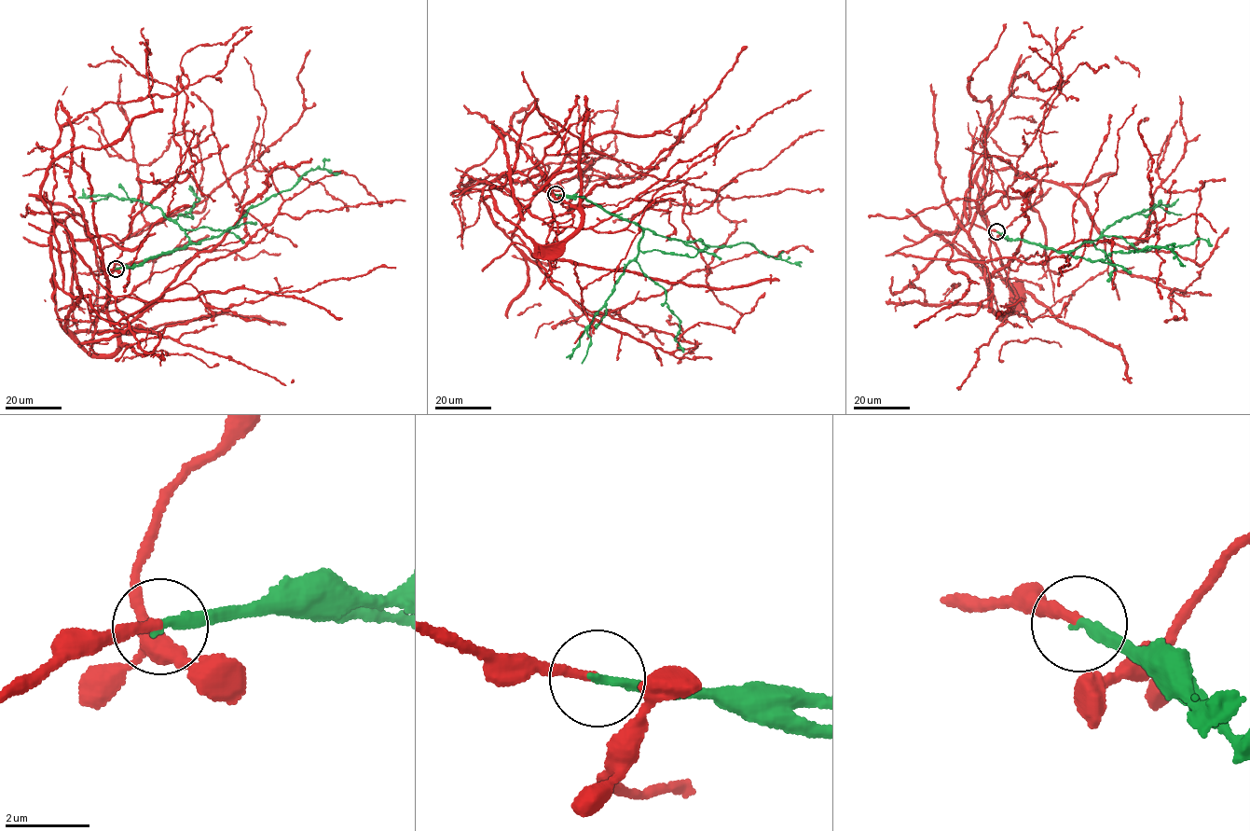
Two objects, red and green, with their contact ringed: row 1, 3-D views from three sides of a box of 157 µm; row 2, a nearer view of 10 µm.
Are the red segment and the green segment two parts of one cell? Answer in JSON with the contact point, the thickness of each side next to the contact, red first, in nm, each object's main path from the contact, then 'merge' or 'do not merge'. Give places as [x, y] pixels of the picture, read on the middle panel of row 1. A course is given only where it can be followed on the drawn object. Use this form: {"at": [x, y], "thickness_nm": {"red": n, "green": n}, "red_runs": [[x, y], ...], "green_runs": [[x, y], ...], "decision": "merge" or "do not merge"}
{"at": [556, 194], "thickness_nm": {"red": 150, "green": 220}, "red_runs": [[556, 194], [507, 172], [486, 200], [501, 187], [464, 189], [556, 162], [583, 162], [581, 181], [646, 176]], "green_runs": [[556, 194], [583, 196], [656, 234], [685, 242], [700, 239], [711, 246], [750, 243], [766, 256], [802, 262]], "decision": "merge"}

